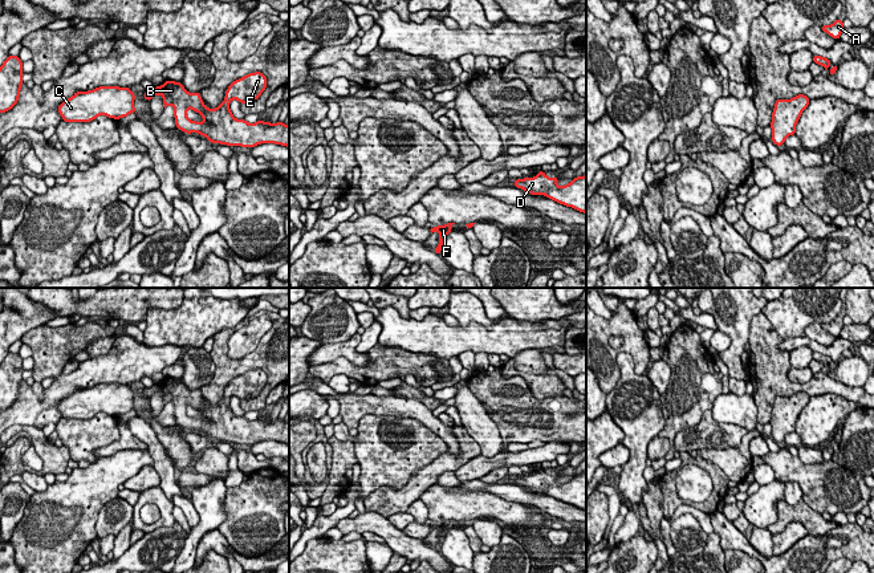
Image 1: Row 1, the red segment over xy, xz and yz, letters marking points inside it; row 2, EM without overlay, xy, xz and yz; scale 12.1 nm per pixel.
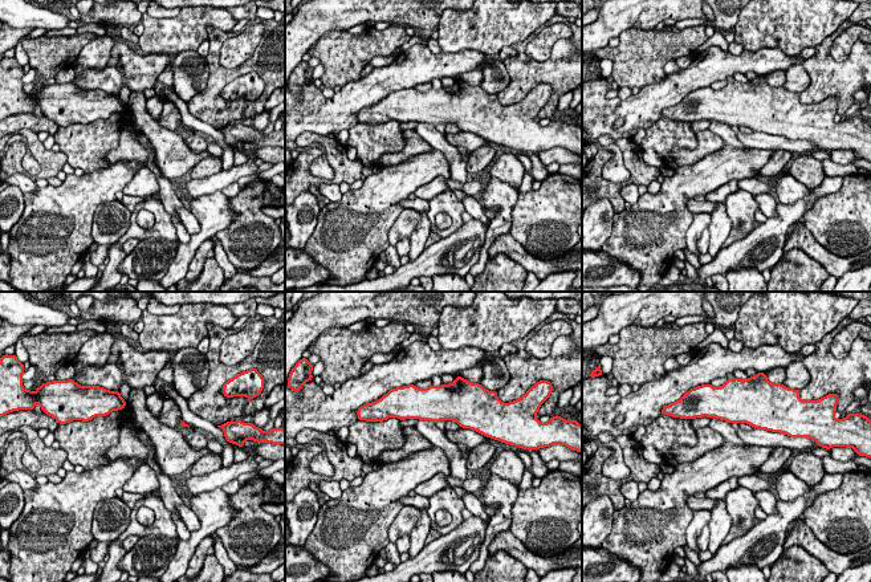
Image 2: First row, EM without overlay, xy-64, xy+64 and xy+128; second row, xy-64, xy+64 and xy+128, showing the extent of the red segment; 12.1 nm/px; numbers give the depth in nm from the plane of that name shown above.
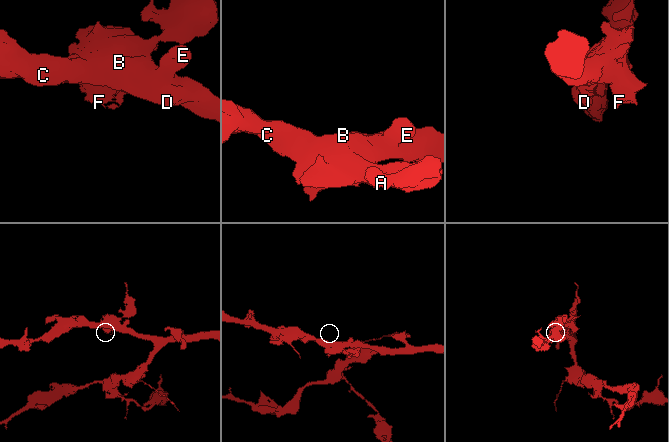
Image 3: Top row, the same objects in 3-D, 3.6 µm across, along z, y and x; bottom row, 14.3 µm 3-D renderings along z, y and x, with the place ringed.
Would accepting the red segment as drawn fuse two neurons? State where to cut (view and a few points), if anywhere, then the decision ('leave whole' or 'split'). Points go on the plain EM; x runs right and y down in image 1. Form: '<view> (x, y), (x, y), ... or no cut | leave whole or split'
no cut | leave whole

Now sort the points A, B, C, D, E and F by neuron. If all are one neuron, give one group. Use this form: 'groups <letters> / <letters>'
groups A B C D E F

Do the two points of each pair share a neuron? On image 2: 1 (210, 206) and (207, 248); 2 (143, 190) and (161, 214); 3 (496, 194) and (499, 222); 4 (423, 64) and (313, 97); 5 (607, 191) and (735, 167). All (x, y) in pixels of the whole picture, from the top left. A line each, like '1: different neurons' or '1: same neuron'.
1: different neurons
2: different neurons
3: same neuron
4: same neuron
5: different neurons

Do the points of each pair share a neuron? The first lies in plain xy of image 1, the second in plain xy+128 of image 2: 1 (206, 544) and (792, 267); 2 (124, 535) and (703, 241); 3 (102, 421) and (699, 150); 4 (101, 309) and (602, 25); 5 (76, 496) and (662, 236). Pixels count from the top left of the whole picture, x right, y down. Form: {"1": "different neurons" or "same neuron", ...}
{"1": "different neurons", "2": "different neurons", "3": "different neurons", "4": "same neuron", "5": "same neuron"}

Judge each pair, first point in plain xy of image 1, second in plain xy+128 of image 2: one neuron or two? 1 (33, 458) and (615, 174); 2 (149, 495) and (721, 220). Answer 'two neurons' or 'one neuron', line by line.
1: one neuron
2: two neurons

